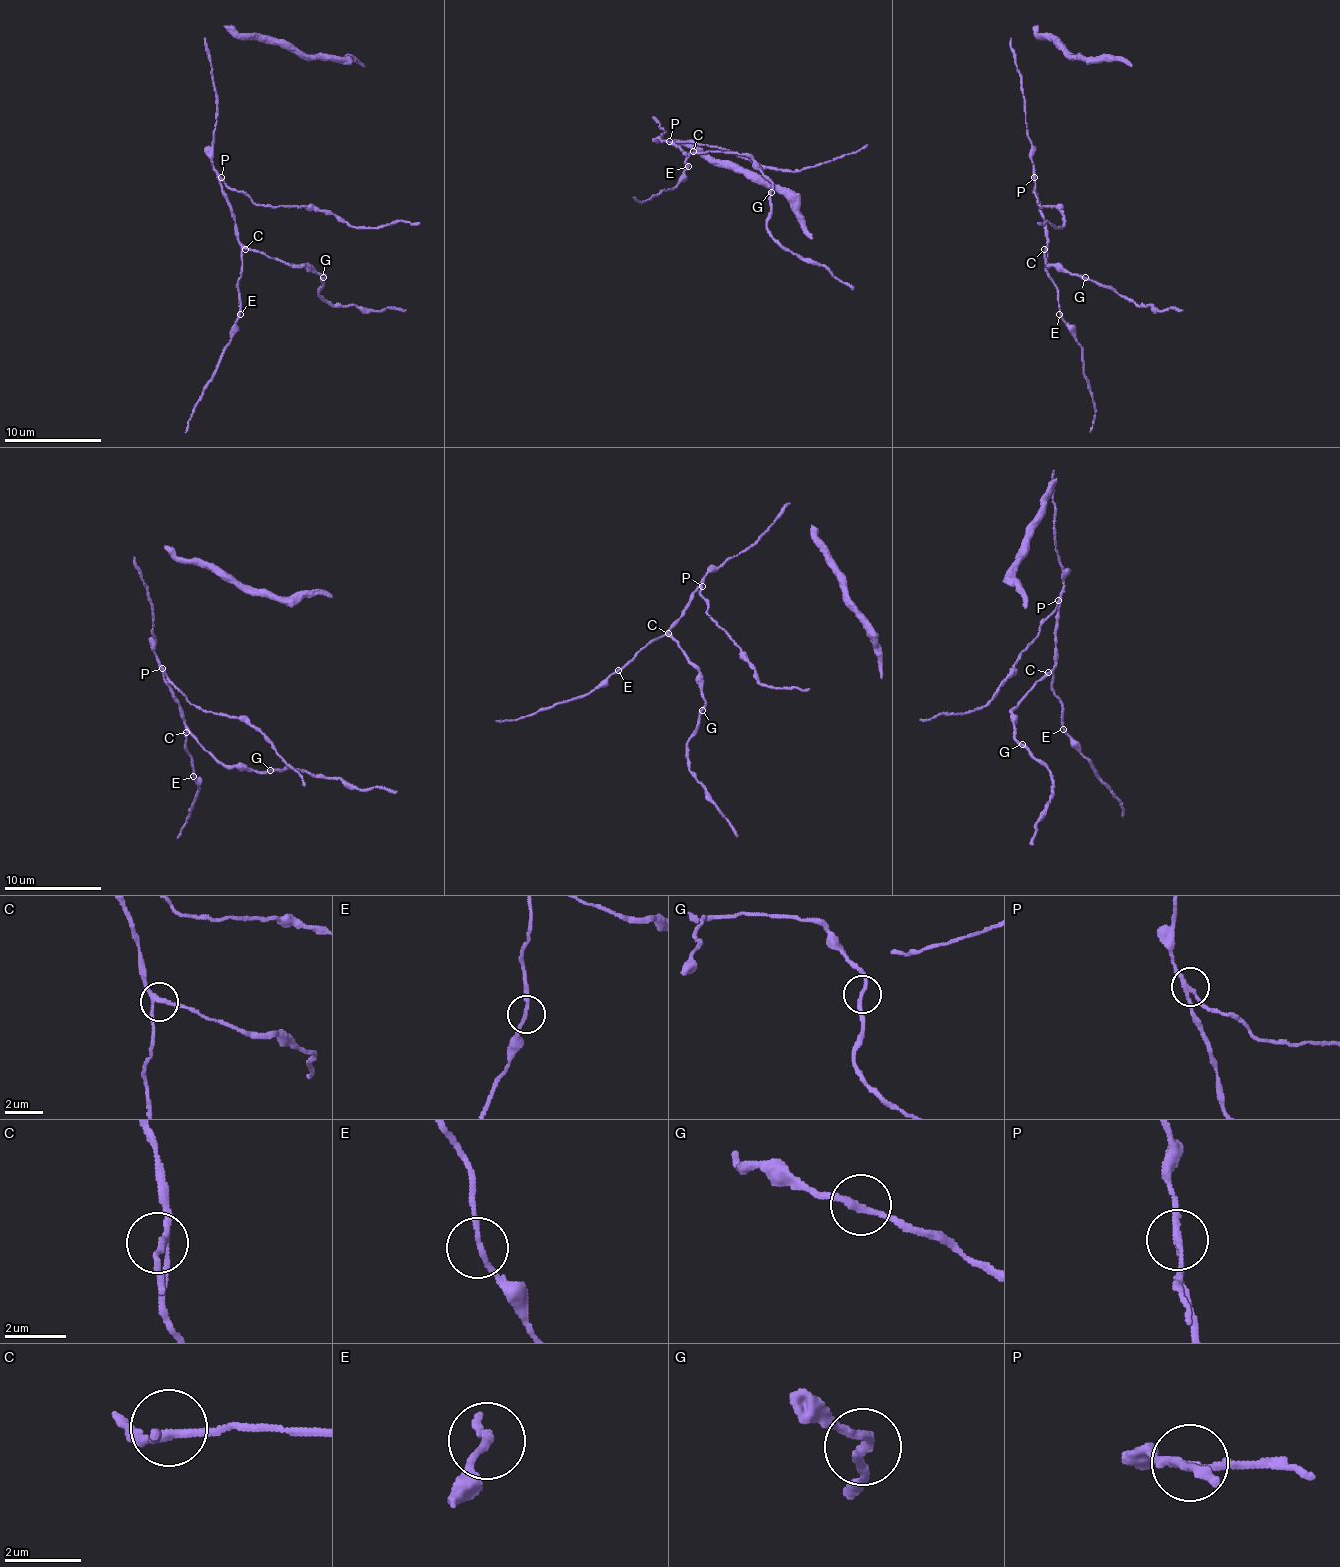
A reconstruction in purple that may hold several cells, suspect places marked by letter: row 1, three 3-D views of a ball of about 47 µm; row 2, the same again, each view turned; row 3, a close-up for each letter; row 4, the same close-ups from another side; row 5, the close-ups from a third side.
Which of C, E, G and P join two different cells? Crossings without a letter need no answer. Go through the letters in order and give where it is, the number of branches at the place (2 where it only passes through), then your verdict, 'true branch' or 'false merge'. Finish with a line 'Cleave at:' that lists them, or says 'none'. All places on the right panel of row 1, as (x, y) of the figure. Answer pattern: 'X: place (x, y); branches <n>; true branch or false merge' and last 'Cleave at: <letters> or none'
C: place (1044, 249); branches 3; true branch
E: place (1059, 314); branches 2; true branch
G: place (1085, 277); branches 2; true branch
P: place (1034, 177); branches 3; false merge
Cleave at: P

